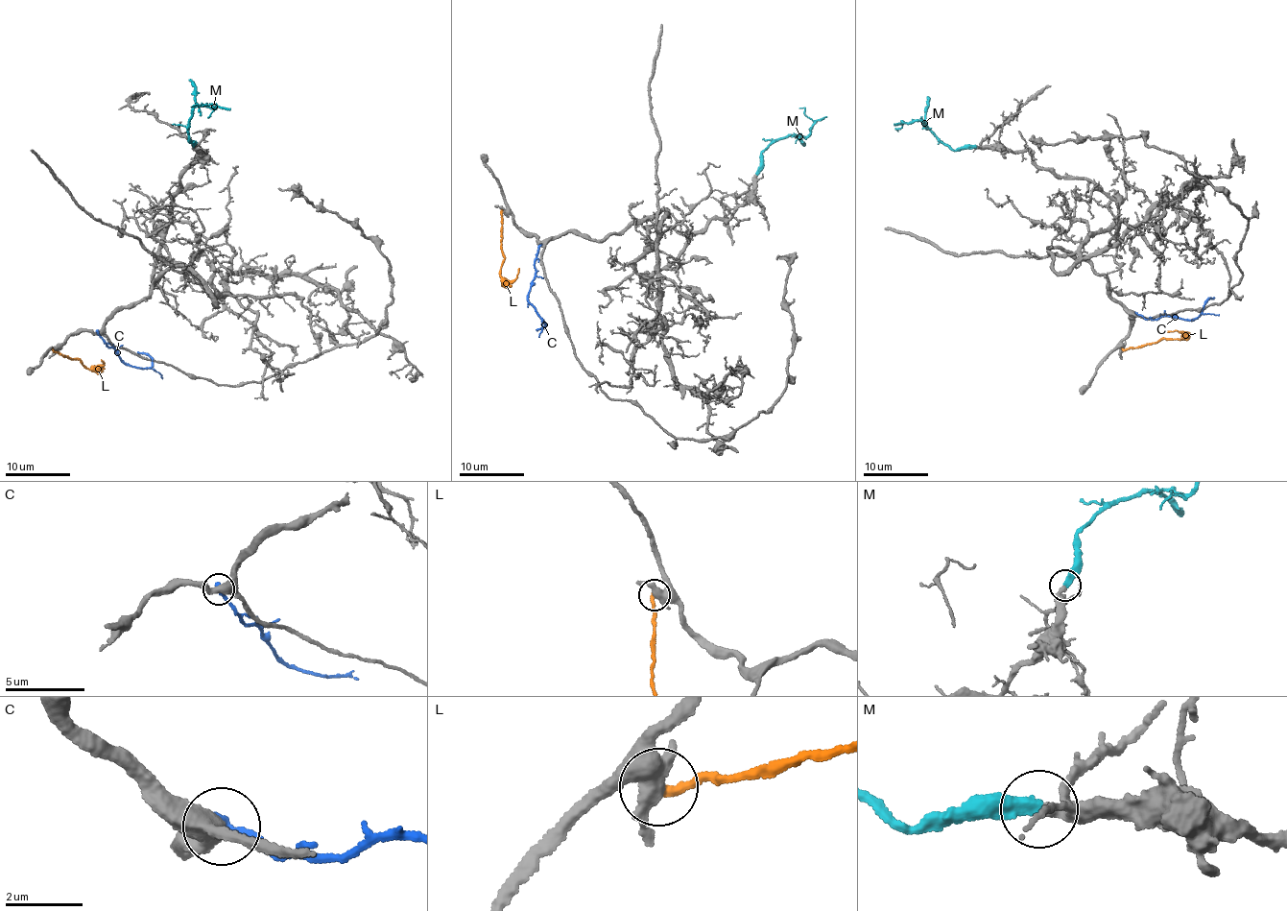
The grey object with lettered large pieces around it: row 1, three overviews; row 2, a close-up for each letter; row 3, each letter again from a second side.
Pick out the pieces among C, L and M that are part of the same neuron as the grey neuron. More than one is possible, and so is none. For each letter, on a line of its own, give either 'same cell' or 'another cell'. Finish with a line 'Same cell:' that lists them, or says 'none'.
C: another cell
L: another cell
M: same cell
Same cell: M

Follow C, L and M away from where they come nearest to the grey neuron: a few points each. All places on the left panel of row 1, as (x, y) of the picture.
C: (98, 332), (126, 363), (147, 369), (152, 365), (152, 359), (138, 351)
L: (54, 349), (66, 357), (80, 359), (87, 368), (102, 366), (101, 360)
M: (194, 146), (187, 141), (192, 113), (195, 107), (215, 107), (215, 104), (192, 106)

